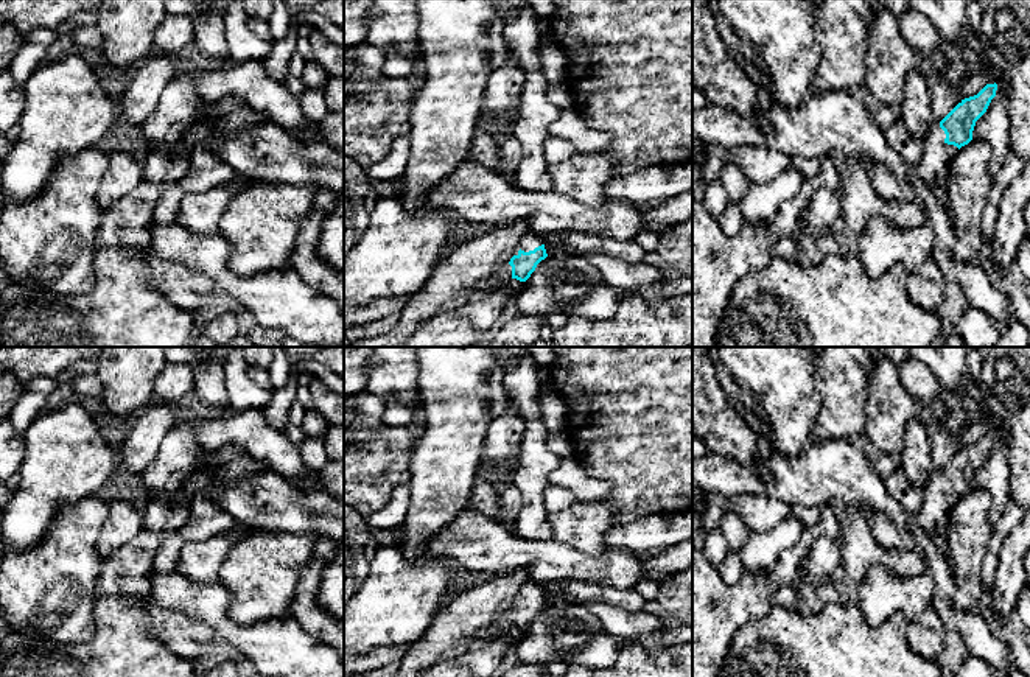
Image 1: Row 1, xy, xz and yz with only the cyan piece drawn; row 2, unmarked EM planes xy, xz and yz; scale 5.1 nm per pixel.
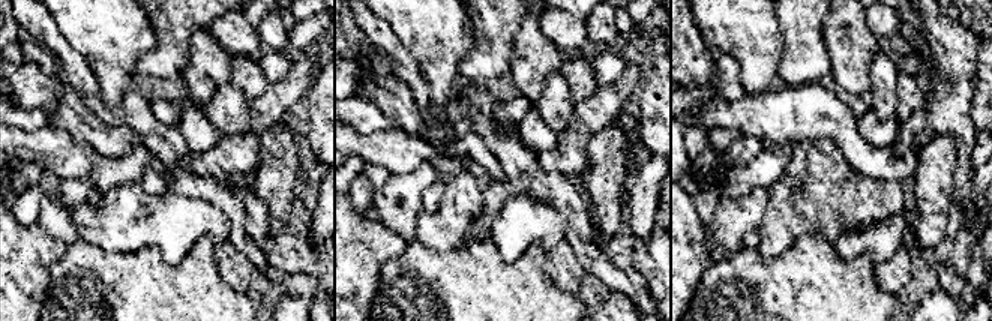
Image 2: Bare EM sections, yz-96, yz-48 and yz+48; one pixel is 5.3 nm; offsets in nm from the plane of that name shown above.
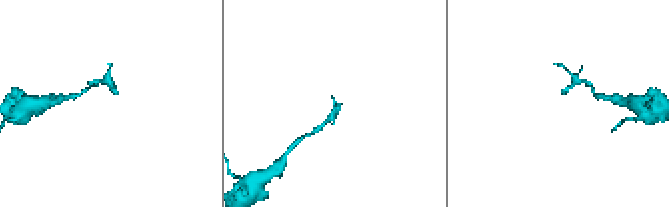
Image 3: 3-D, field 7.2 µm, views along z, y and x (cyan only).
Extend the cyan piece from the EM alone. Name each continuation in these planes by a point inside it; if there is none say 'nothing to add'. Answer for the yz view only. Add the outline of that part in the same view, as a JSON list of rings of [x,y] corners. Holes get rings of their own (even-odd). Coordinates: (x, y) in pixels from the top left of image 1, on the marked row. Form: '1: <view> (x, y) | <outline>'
1: yz (935, 164) | [[[934,123],[924,139],[924,154],[918,163],[912,165],[912,174],[927,182],[946,184],[952,159],[958,148],[944,142],[946,134],[940,123]]]

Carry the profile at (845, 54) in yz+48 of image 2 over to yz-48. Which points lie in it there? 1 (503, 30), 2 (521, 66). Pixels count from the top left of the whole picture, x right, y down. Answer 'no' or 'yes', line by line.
1: no
2: yes

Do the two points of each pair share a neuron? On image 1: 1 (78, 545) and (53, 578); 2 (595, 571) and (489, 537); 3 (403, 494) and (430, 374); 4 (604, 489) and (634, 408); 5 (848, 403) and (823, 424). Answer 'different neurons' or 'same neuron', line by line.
1: same neuron
2: same neuron
3: different neurons
4: different neurons
5: same neuron

